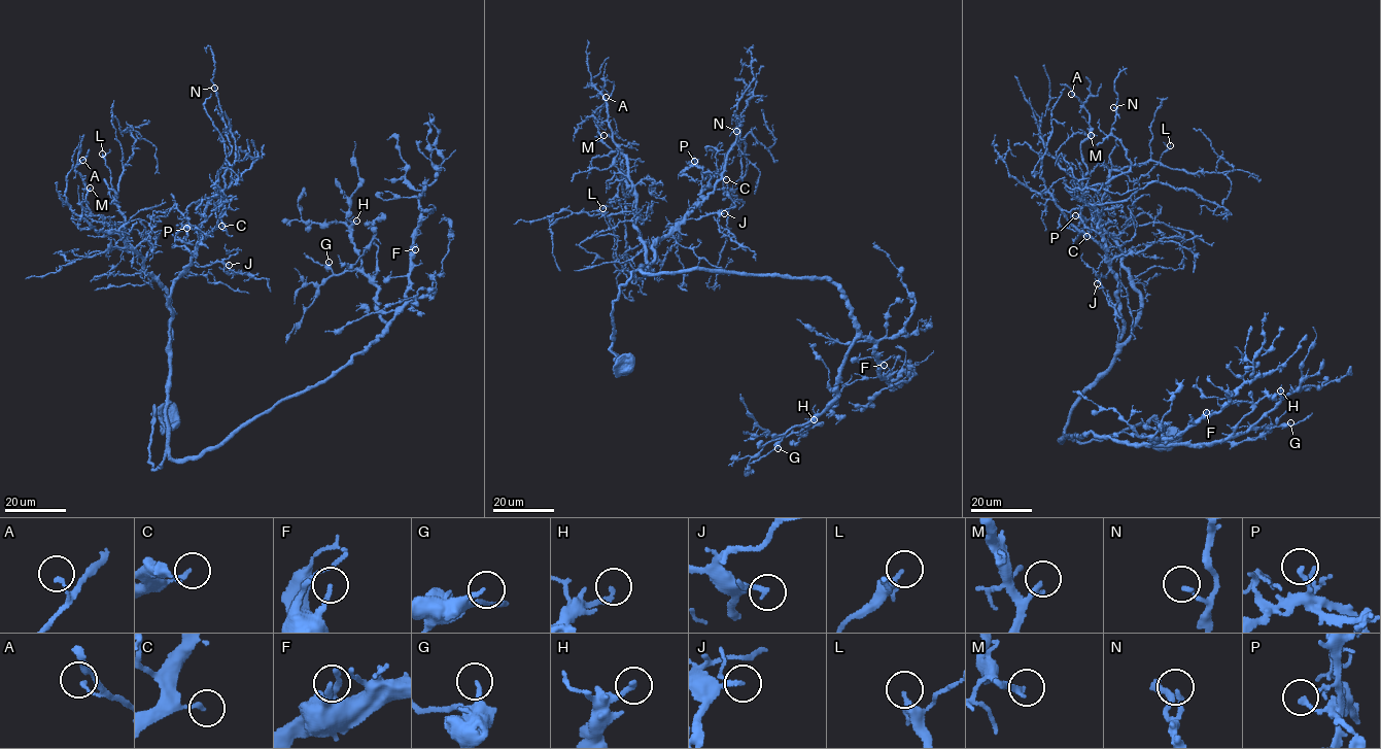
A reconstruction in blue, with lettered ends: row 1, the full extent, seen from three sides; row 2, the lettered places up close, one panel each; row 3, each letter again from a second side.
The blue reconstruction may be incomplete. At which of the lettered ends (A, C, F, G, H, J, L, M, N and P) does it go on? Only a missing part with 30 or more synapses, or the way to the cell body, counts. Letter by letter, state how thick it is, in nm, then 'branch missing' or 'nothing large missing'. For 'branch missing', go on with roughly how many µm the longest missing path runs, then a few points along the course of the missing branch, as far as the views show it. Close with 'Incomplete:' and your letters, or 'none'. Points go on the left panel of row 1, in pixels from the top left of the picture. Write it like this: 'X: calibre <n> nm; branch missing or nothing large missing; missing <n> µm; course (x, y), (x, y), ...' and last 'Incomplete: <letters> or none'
A: calibre 140 nm; nothing large missing
C: calibre 160 nm; branch missing; missing 40 µm; course (221, 226), (235, 237), (242, 226), (235, 220), (237, 207)
F: calibre 170 nm; nothing large missing
G: calibre 170 nm; nothing large missing
H: calibre 190 nm; nothing large missing
J: calibre 150 nm; nothing large missing
L: calibre 190 nm; nothing large missing
M: calibre 220 nm; nothing large missing
N: calibre 150 nm; nothing large missing
P: calibre 180 nm; nothing large missing
Incomplete: C

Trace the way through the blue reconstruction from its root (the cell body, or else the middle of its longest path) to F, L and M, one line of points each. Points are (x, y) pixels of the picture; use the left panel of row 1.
F: (170, 415), (152, 410), (152, 470), (167, 453), (199, 458), (324, 383), (403, 305), (415, 249)
L: (170, 415), (152, 410), (152, 470), (165, 453), (173, 310), (126, 239), (102, 154)
M: (170, 415), (152, 410), (152, 470), (165, 453), (173, 310), (139, 251), (92, 214), (90, 188)

